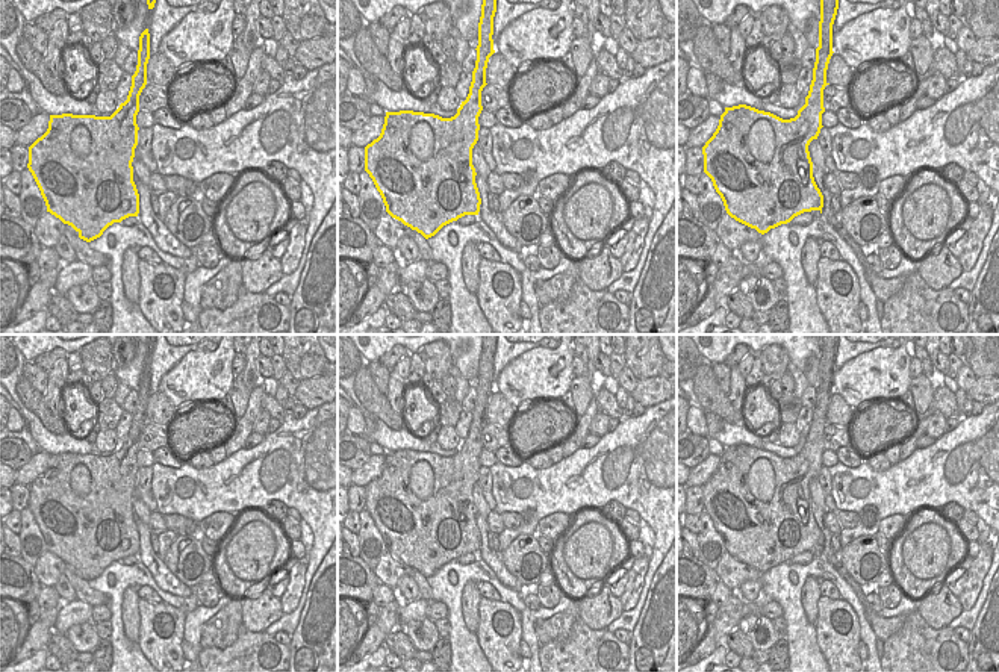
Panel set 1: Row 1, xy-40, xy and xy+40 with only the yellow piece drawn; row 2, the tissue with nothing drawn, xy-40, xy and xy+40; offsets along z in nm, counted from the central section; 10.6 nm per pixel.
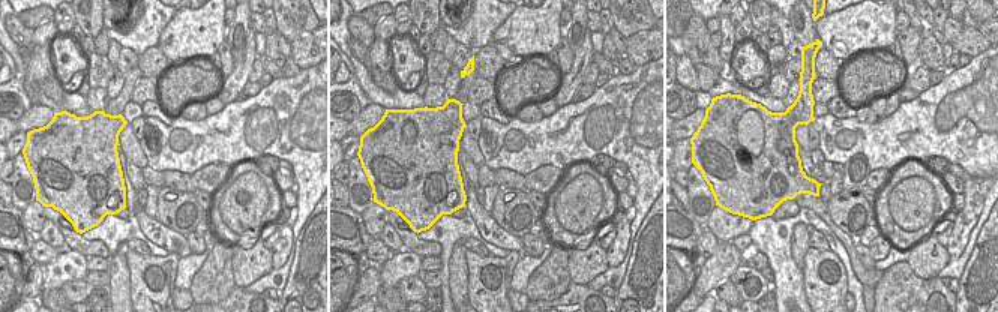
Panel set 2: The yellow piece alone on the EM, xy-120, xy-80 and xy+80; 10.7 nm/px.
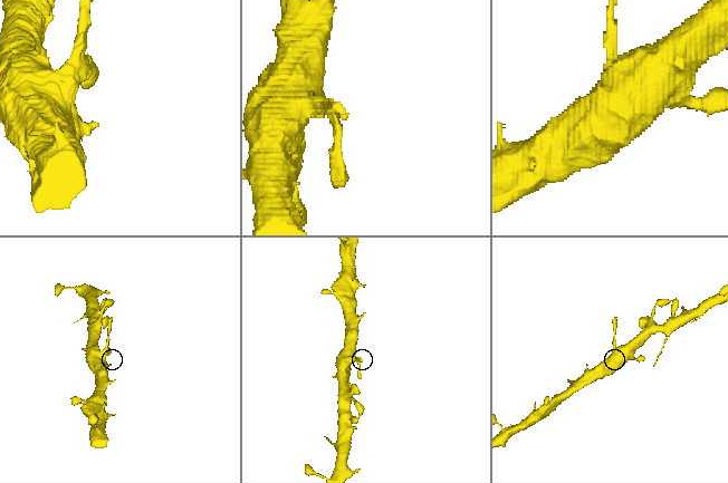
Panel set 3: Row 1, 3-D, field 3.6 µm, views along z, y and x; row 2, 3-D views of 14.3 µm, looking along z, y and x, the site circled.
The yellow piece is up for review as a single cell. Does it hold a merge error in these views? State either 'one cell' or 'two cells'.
two cells

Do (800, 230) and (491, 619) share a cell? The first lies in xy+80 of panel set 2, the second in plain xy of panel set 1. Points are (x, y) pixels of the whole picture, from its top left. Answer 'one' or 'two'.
two

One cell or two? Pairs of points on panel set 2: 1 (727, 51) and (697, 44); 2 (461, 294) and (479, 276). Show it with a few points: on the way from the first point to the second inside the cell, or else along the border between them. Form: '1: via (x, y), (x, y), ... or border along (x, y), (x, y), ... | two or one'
1: border along (716, 48), (730, 62) | two
2: border along (464, 252), (468, 296) | two

